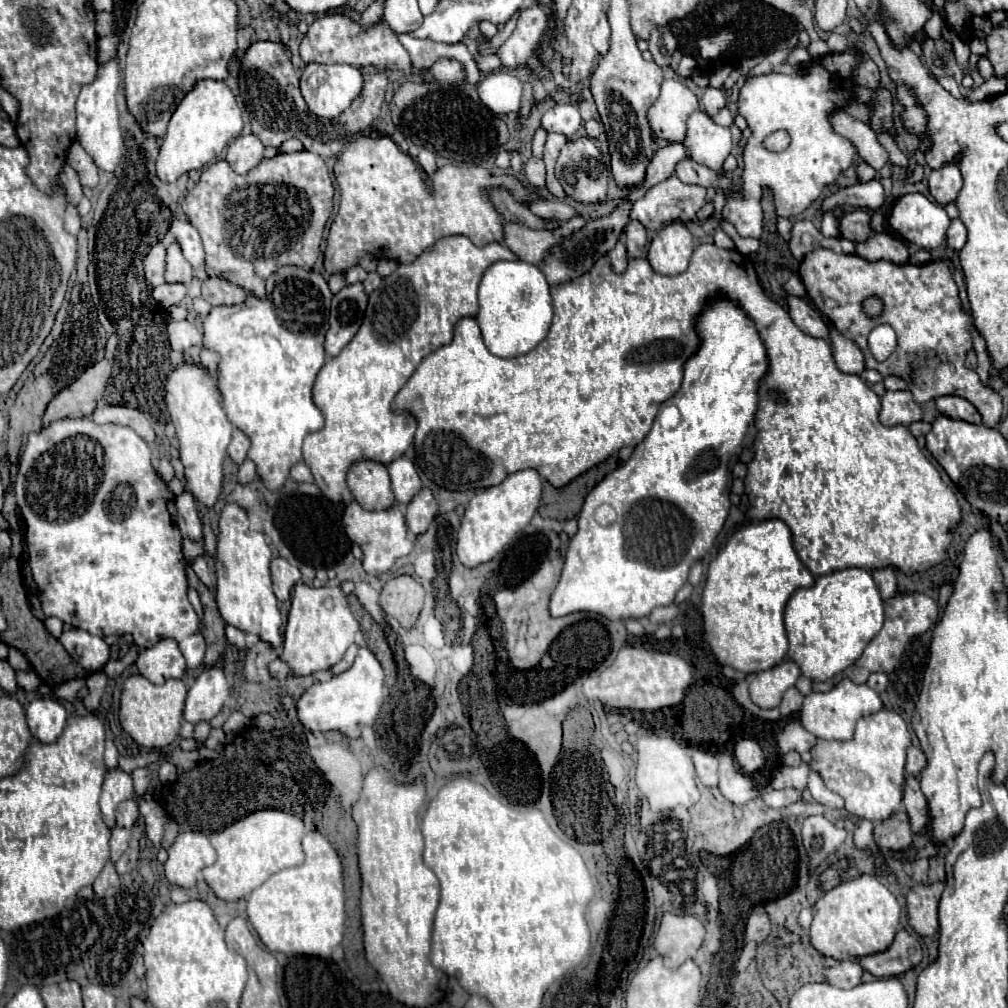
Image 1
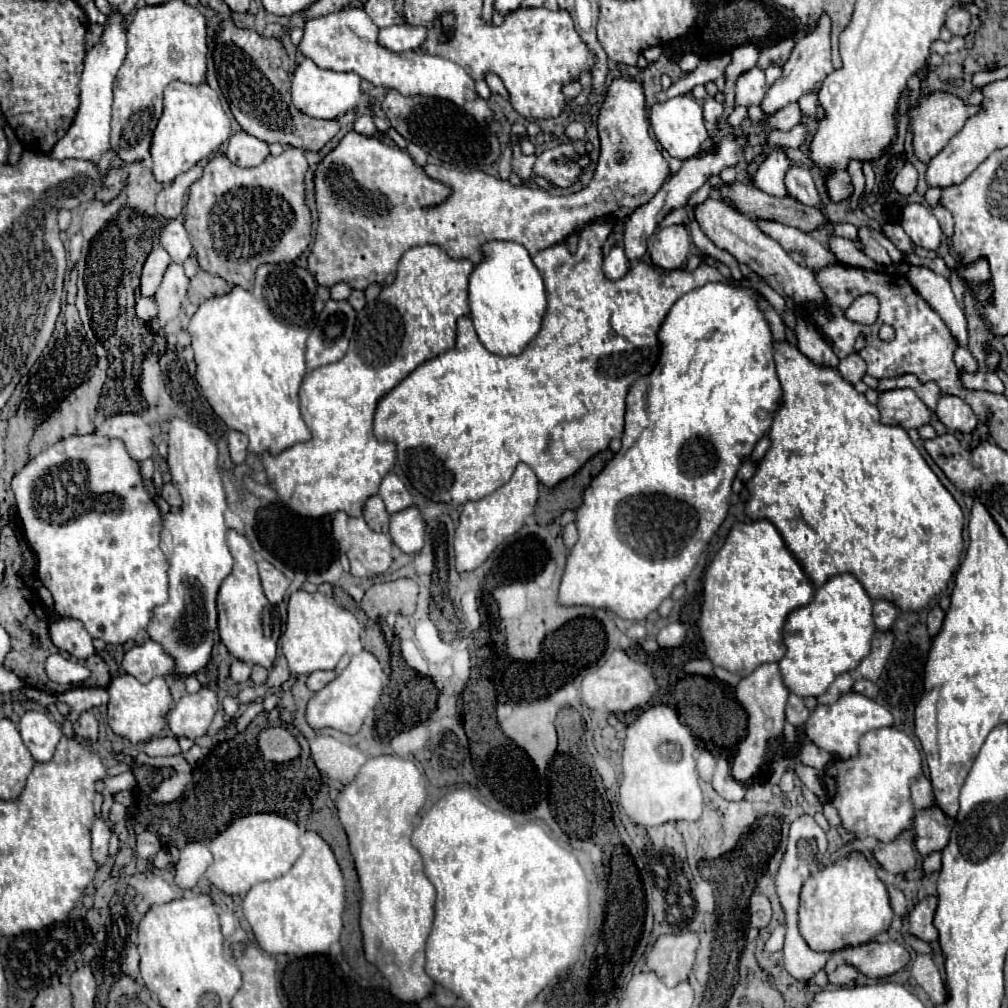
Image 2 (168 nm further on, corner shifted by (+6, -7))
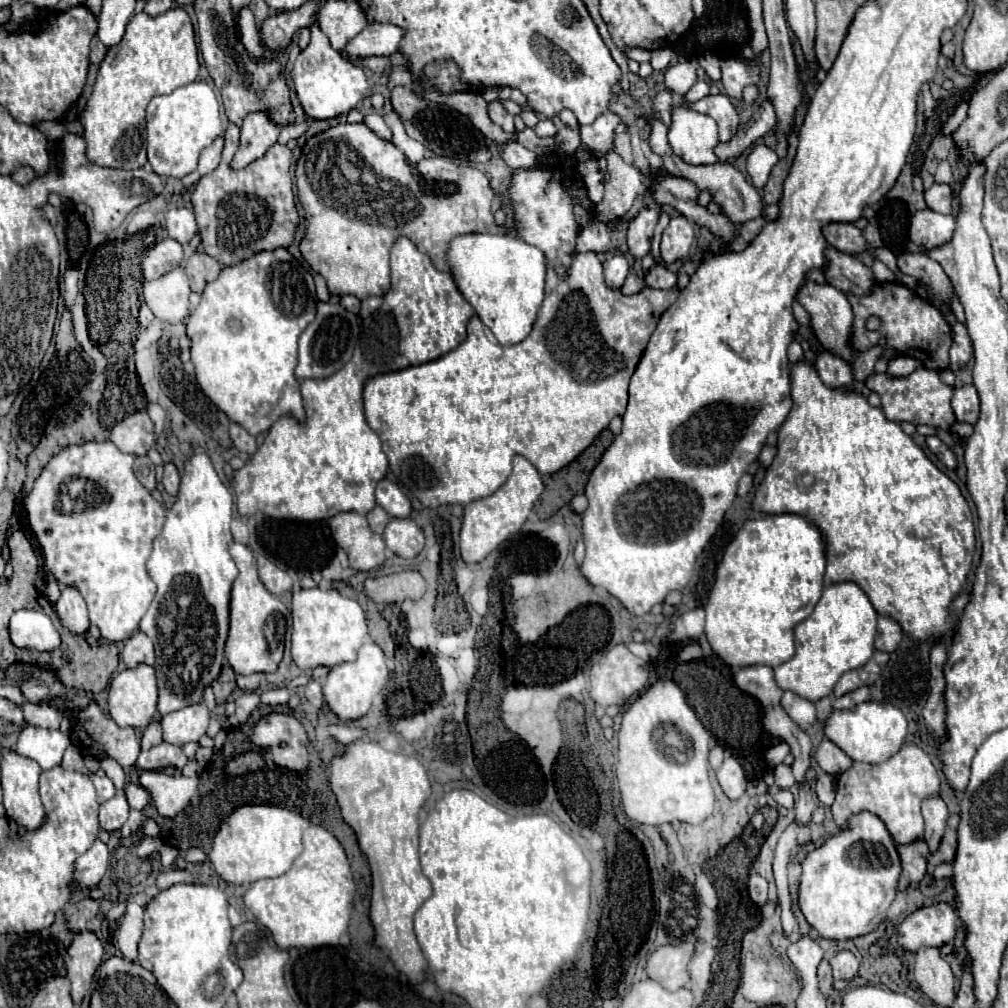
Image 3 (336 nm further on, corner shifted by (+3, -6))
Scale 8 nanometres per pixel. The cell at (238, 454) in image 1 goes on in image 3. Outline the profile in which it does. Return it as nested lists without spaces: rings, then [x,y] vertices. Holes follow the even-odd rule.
[[[230,423],[230,439],[234,441],[234,447],[236,447],[240,453],[252,455],[252,453],[258,449],[256,439],[254,439],[246,429],[242,429],[242,427],[236,425],[236,423]]]

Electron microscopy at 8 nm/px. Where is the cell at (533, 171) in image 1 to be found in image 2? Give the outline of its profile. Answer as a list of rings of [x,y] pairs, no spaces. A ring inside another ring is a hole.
[[[519,142],[513,144],[513,160],[511,160],[511,166],[513,166],[513,172],[515,172],[521,180],[529,180],[529,178],[531,178],[533,162],[535,162],[535,156],[525,156],[525,154],[521,152]]]

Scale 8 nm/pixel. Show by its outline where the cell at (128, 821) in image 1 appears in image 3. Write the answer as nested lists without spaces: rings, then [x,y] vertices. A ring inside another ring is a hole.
[[[118,791],[110,801],[100,805],[100,825],[106,831],[114,831],[122,827],[126,815],[128,815],[128,803],[122,791]]]

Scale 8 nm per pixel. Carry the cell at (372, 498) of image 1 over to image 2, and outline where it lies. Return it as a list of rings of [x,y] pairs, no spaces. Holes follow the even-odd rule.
[[[371,496],[363,508],[363,516],[367,526],[371,526],[371,530],[375,532],[387,532],[389,530],[389,514],[385,510],[385,504],[379,496]]]

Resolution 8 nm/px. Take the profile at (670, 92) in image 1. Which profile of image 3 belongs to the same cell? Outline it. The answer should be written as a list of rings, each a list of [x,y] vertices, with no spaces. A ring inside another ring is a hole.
[[[688,103],[672,109],[668,141],[674,153],[690,165],[710,165],[718,161],[714,155],[714,147],[718,145],[716,121],[706,113],[694,111]]]

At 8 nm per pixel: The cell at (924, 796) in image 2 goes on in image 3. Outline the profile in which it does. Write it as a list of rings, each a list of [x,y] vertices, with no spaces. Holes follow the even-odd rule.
[[[940,795],[926,797],[922,801],[922,815],[926,821],[924,841],[928,843],[930,851],[934,851],[938,847],[938,841],[942,839],[942,833],[946,827],[946,817],[948,817],[948,809],[946,809],[946,803],[942,801],[942,797]]]

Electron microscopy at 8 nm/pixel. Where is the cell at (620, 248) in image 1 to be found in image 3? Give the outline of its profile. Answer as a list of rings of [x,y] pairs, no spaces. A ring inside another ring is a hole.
[[[616,253],[610,261],[604,263],[604,277],[606,277],[606,283],[608,283],[612,289],[620,289],[622,283],[624,283],[624,279],[626,279],[628,269],[630,269],[630,265],[628,265],[626,255]]]

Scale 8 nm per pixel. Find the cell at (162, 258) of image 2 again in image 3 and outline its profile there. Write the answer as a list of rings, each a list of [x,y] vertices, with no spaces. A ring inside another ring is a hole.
[[[164,239],[156,247],[152,247],[144,257],[142,261],[144,279],[154,281],[164,273],[172,271],[174,267],[178,267],[180,261],[182,261],[182,245],[178,245],[178,241],[174,239]]]

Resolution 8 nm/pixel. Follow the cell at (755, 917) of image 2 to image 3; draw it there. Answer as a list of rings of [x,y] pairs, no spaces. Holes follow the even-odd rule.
[[[752,871],[750,873],[750,881],[748,881],[748,893],[750,893],[750,899],[758,907],[764,907],[766,901],[768,901],[768,881]]]

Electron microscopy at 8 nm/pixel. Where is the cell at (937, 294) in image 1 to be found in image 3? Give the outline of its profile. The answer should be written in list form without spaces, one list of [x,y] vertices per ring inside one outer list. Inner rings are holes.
[[[898,281],[892,283],[874,283],[872,291],[868,295],[852,295],[846,293],[852,311],[854,311],[854,325],[852,325],[852,335],[850,335],[850,347],[854,351],[868,351],[870,347],[878,345],[878,339],[882,335],[888,337],[886,351],[882,357],[886,361],[908,355],[918,359],[926,369],[934,371],[944,371],[948,367],[948,349],[952,345],[952,329],[946,321],[946,317],[940,313],[938,307],[932,303],[924,301],[918,295],[912,295],[914,291],[908,289],[906,285],[900,285]],[[876,315],[880,319],[880,329],[868,331],[866,321],[868,317]]]

